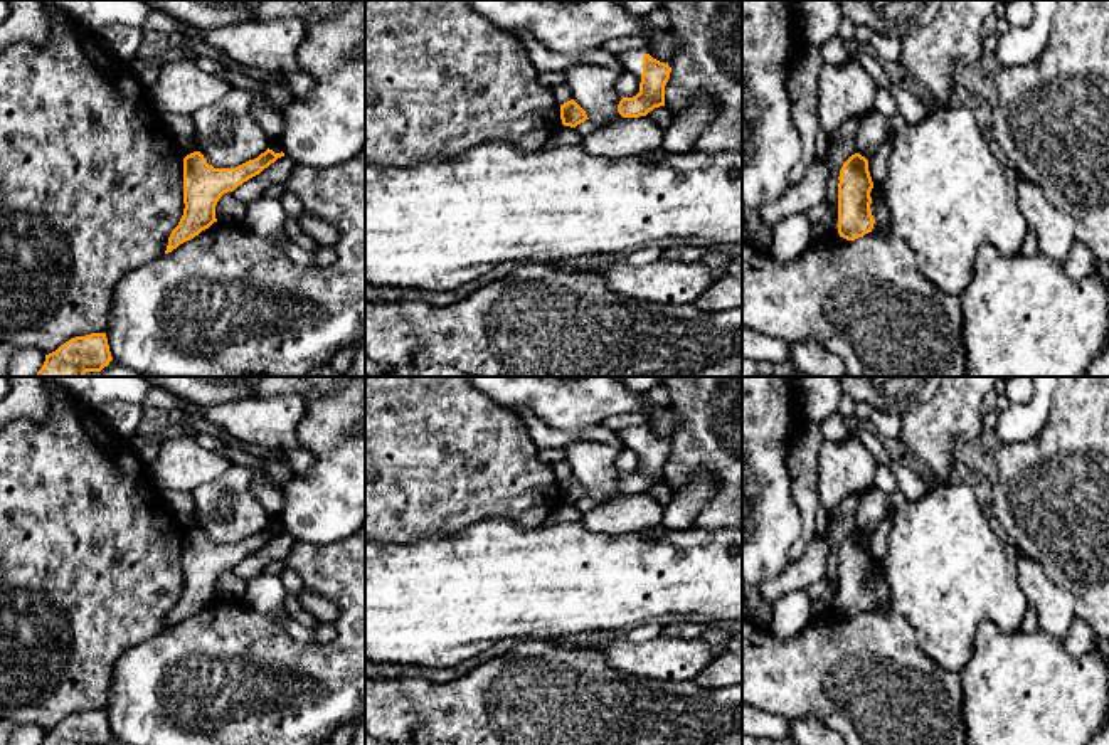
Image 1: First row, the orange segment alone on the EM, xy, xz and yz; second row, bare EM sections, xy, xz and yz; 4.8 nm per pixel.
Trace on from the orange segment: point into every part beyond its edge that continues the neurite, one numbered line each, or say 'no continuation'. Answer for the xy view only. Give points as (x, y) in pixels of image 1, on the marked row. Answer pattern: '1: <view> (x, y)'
no continuation

